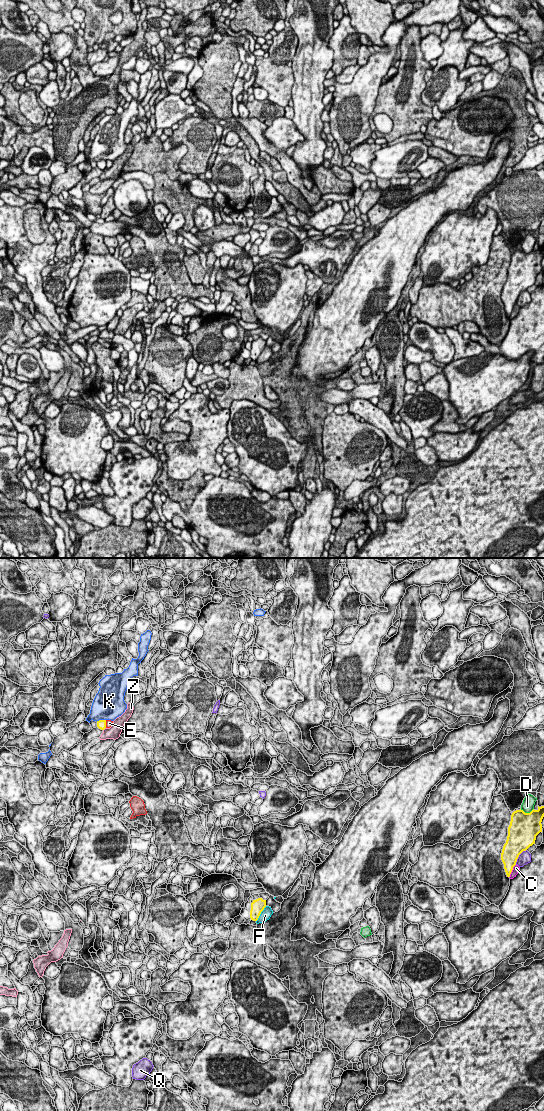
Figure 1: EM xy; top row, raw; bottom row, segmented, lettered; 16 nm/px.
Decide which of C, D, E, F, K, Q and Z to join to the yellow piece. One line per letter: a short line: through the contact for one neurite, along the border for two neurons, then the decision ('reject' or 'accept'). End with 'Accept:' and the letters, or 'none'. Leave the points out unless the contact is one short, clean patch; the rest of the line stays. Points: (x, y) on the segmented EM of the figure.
C: reject
D: reject
E: reject
F: reject
K: reject
Q: reject
Z: xy (105, 727), (103, 730) | reject
Accept: none

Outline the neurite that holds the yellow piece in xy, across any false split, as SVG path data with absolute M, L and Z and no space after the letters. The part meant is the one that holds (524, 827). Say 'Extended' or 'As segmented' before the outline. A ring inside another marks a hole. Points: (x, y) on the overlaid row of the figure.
As segmented. M544 806L530 813L516 810L511 815L508 827L508 836L503 846L501 860L507 877L516 865L519 855L535 844L536 836L542 832L542 819L544 817Z

